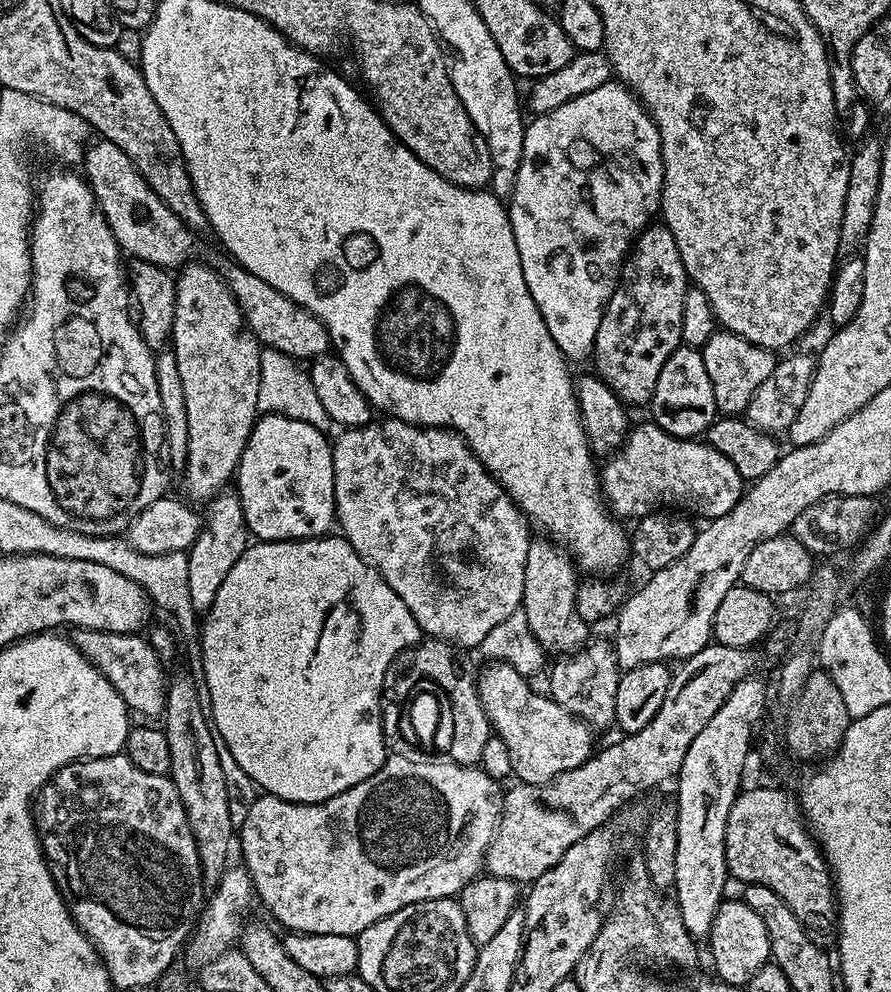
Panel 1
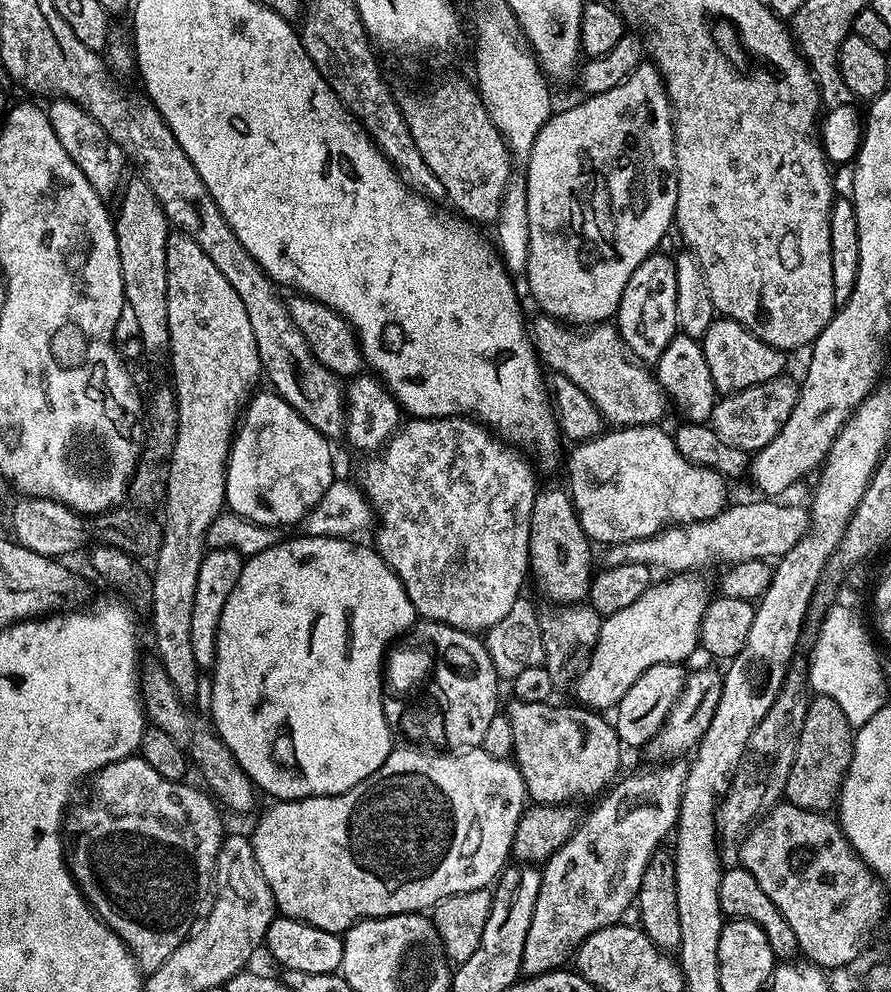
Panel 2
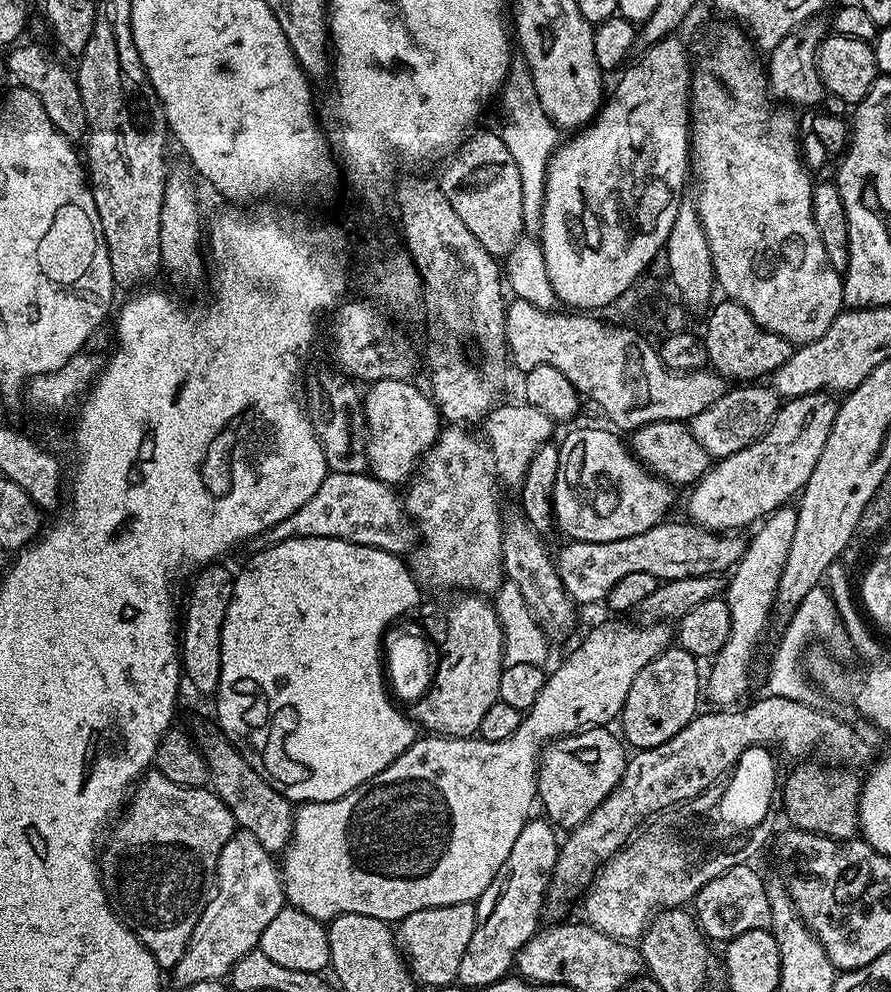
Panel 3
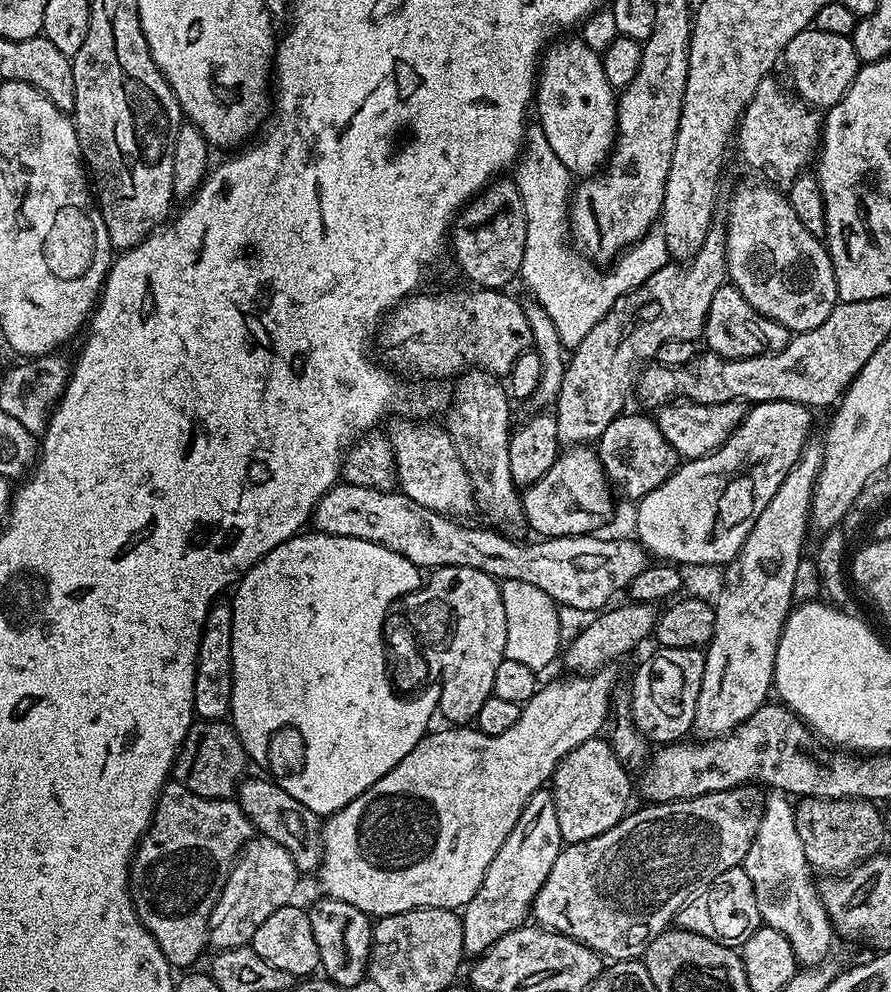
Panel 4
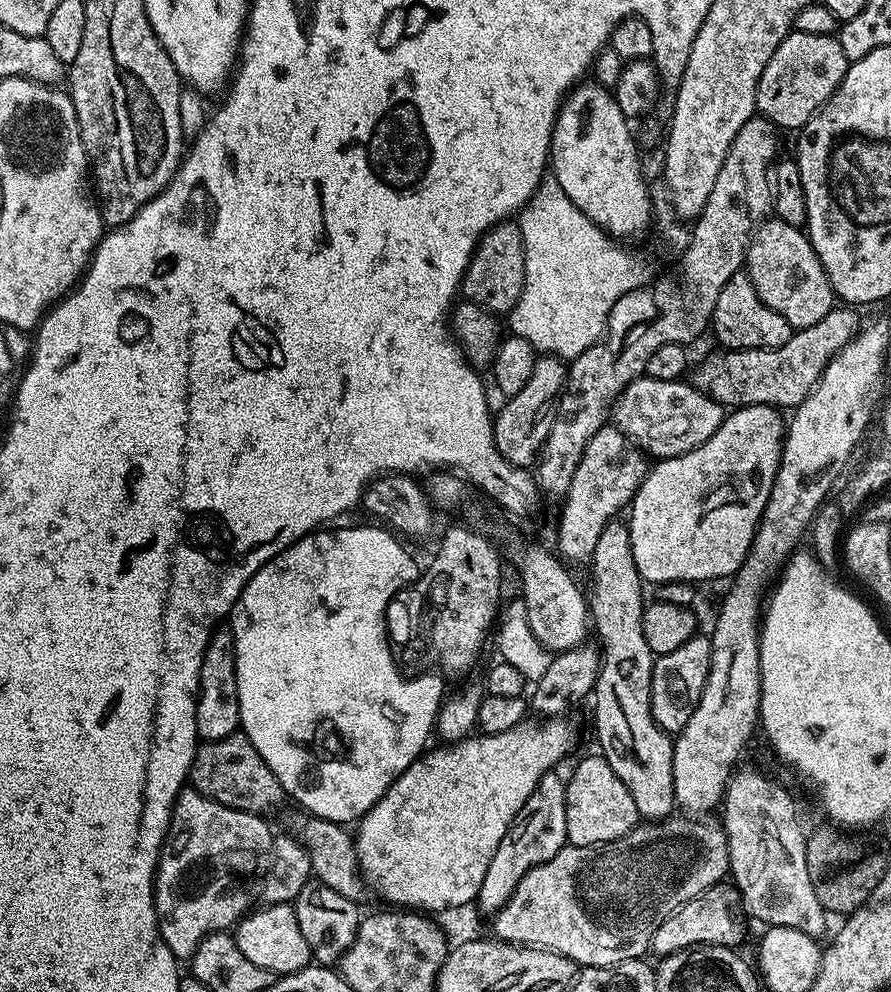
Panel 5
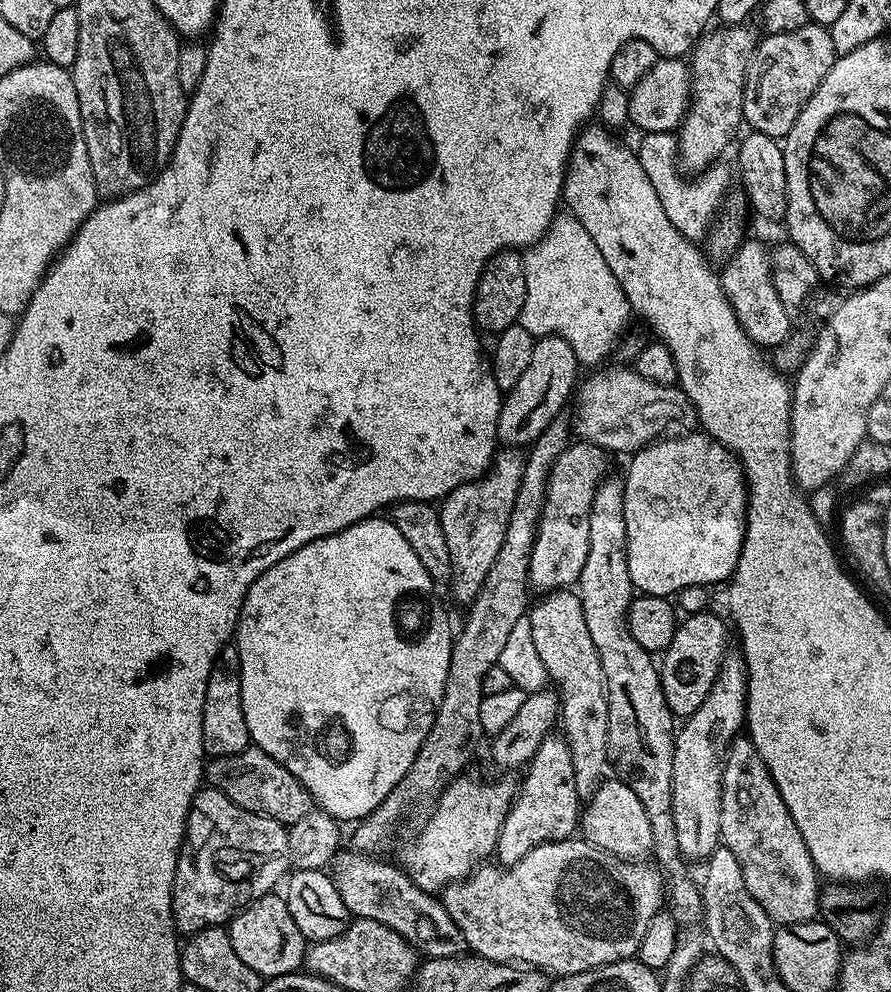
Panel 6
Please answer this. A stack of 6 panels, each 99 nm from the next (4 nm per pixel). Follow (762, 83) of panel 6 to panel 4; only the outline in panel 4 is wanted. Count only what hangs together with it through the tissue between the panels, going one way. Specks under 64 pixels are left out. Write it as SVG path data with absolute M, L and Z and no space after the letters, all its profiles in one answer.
M815 26L805 28L788 43L782 64L788 67L788 76L792 79L791 91L805 105L816 110L833 108L844 97L862 67L851 36L826 34Z

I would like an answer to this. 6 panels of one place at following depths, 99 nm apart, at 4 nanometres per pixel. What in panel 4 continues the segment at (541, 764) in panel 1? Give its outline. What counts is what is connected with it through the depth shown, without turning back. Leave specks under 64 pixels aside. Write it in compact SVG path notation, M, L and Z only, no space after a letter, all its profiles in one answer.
M597 738L582 742L570 754L558 762L555 772L550 781L550 791L554 798L554 810L558 814L558 830L564 844L577 844L586 842L598 834L606 834L616 825L621 818L629 811L628 799L634 796L634 780L628 777L629 769L614 754L611 743L607 739Z

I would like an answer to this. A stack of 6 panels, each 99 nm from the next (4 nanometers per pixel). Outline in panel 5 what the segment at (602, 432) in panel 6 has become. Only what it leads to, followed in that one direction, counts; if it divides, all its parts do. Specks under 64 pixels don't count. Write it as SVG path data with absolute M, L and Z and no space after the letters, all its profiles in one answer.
M642 375L631 380L612 401L611 423L652 458L681 456L706 442L726 417L725 405L711 400L683 379L655 380Z

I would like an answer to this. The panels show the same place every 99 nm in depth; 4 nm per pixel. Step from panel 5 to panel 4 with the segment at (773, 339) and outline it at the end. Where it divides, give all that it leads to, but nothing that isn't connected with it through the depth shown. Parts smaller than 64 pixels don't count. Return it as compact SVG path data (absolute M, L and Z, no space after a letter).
M724 283L714 294L710 302L710 310L706 314L706 322L702 333L702 340L707 351L718 354L727 360L741 360L742 358L754 358L755 356L773 356L782 350L786 350L790 333L786 326L758 314L746 298L731 283Z

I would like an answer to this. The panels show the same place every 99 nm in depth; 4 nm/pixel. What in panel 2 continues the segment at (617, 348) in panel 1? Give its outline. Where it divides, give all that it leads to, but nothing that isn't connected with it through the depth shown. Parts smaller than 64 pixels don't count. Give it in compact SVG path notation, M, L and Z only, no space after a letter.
M657 250L648 256L642 262L642 266L638 266L638 270L634 270L634 274L630 274L630 282L626 282L626 290L622 290L622 298L620 305L614 317L614 323L622 342L626 342L626 346L632 351L632 355L645 366L655 365L658 358L662 358L662 350L666 350L668 343L678 335L676 319L678 318L678 280L676 278L676 261L670 255L663 256L663 251Z

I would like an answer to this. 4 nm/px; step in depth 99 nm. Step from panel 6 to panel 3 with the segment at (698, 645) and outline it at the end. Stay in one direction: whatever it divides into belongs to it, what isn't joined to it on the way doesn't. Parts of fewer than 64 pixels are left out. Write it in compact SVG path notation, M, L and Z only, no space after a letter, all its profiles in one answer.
M669 646L634 678L634 686L630 686L630 694L626 694L624 708L618 717L618 724L624 727L623 739L629 745L632 743L633 749L653 748L670 742L678 730L697 716L700 696L702 700L702 668L700 672L696 664L699 664L697 657L678 646Z

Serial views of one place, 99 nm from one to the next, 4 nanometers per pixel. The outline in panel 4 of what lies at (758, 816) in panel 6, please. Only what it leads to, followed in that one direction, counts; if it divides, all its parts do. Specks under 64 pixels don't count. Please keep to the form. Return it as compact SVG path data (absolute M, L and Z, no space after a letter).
M772 794L772 797L765 802L764 812L759 813L760 825L756 830L756 836L752 839L750 850L744 855L742 867L746 870L746 874L750 874L750 882L754 886L754 898L758 898L759 919L767 927L778 930L778 934L782 934L782 938L786 938L786 942L790 942L796 955L797 965L814 968L827 961L824 959L827 958L828 951L832 948L834 929L826 914L824 904L820 901L820 893L814 880L812 884L814 872L808 867L808 859L802 850L802 838L798 838L798 826L793 805L791 803L788 805L787 802L789 803L780 794Z

